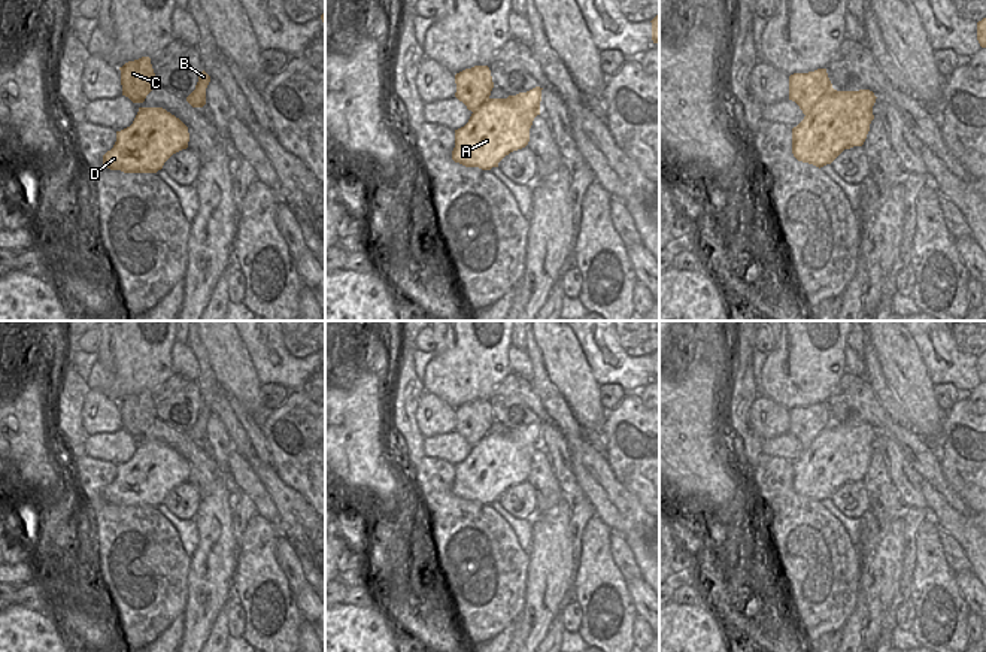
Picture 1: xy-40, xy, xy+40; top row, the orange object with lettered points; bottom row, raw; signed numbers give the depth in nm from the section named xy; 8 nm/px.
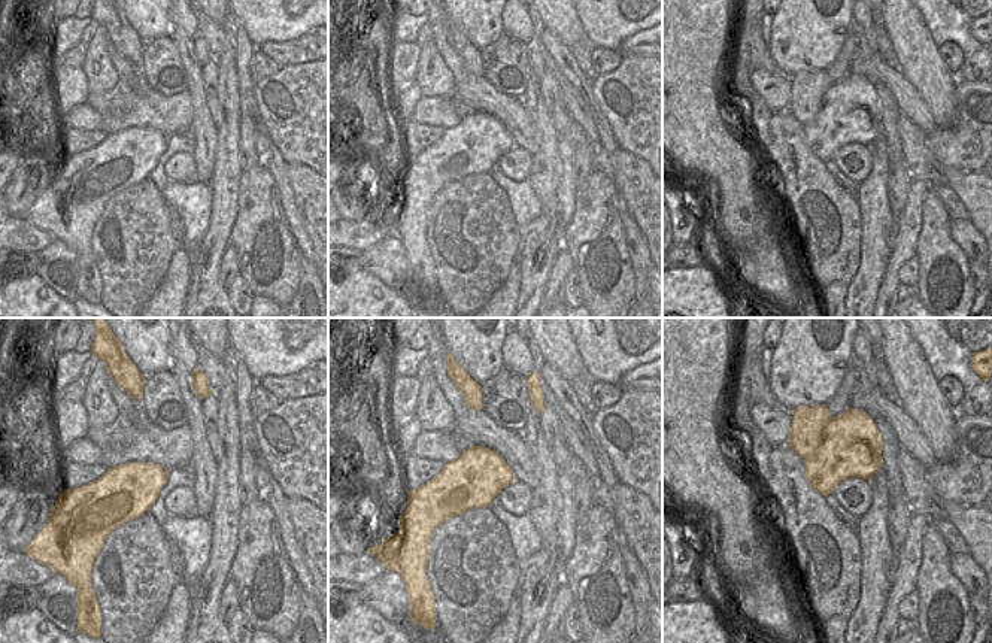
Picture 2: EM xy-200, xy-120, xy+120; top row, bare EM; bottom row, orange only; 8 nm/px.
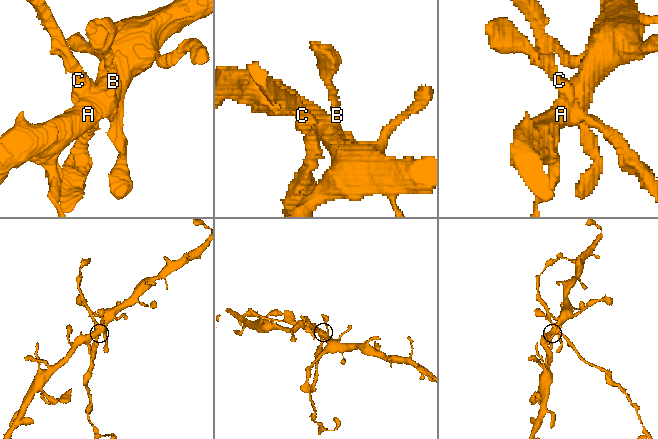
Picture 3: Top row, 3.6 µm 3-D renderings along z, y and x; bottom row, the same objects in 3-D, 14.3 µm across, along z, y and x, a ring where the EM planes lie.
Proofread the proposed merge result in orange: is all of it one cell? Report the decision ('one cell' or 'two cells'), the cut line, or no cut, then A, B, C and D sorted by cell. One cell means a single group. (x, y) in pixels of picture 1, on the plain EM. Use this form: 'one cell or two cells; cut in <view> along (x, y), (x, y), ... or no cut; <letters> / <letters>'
two cells; cut in xy+40 along (833, 422), (806, 449); A B D / C

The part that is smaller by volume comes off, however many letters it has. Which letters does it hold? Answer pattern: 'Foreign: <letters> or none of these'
Foreign: C

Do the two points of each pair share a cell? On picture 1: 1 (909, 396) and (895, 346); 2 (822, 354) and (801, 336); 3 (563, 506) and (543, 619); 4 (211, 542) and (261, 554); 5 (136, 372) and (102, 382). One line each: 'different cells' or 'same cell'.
1: same cell
2: same cell
3: same cell
4: different cells
5: same cell

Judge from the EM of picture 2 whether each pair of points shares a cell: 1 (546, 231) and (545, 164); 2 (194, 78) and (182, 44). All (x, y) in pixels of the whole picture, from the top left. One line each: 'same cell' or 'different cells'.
1: same cell
2: same cell

